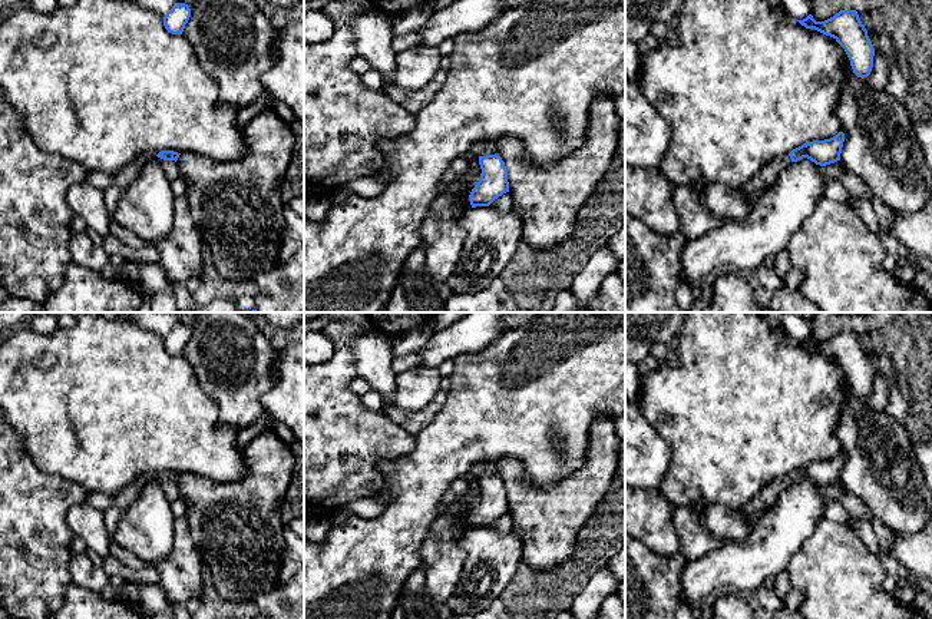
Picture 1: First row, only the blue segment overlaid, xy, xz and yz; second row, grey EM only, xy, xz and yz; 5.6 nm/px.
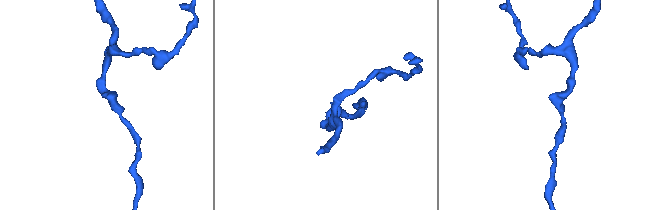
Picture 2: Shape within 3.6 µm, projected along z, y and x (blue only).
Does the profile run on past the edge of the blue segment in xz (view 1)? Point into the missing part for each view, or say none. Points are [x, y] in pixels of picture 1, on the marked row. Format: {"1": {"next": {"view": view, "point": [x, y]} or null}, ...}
{"1": {"next": null}}

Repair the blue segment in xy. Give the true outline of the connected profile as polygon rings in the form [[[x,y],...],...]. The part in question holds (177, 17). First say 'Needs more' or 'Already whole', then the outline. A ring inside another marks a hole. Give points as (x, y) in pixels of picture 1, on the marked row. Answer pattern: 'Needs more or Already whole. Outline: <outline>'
Already whole. Outline: [[[178,3],[163,17],[163,26],[172,34],[182,34],[189,17],[191,17],[189,6],[185,3]]]

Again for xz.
Already whole. Outline: [[[499,155],[479,156],[480,179],[472,189],[472,208],[489,206],[495,199],[509,192],[508,169]]]

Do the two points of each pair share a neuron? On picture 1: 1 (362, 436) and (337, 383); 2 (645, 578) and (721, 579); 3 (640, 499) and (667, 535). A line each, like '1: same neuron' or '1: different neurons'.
1: same neuron
2: different neurons
3: same neuron

